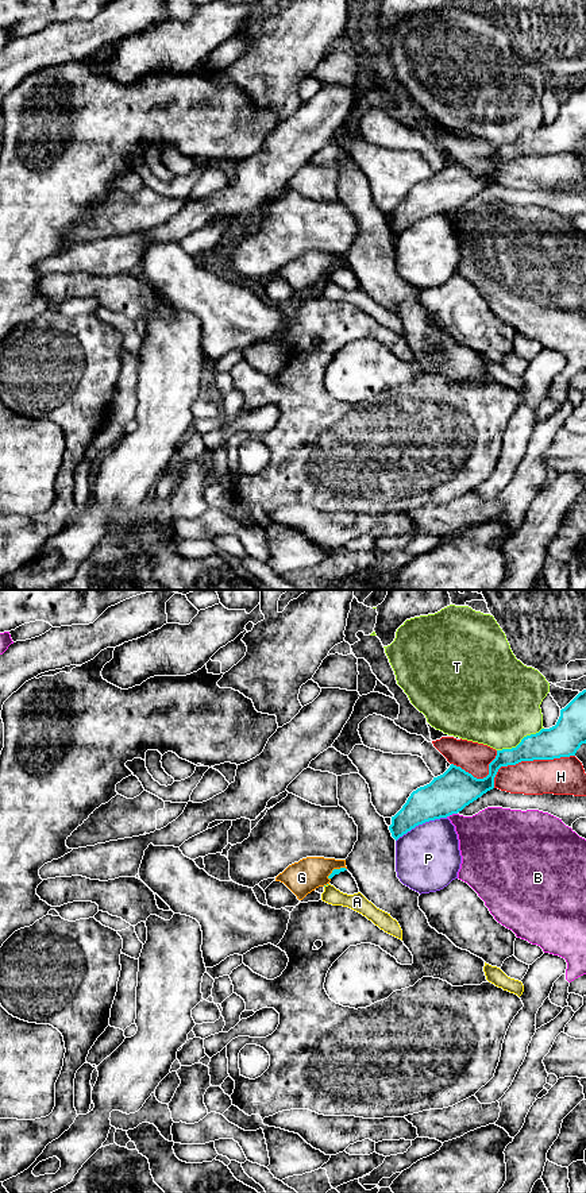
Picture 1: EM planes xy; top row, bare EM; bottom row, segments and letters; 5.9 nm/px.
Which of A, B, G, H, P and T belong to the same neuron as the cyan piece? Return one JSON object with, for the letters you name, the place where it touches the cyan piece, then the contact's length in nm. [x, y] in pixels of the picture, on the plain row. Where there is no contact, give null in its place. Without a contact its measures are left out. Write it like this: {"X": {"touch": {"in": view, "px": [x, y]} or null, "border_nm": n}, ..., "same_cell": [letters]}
{"same_cell": []}

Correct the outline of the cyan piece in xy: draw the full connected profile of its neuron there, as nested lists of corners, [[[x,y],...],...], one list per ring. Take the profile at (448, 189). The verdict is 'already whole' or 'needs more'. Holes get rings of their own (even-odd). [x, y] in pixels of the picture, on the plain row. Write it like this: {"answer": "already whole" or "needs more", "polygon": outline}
{"answer": "already whole", "polygon": [[[586,85],[560,105],[555,121],[524,132],[516,143],[497,146],[486,173],[477,174],[451,159],[443,170],[413,186],[402,204],[392,212],[392,232],[397,236],[419,220],[458,209],[494,184],[494,173],[501,162],[575,151],[582,139],[586,139]]]}

